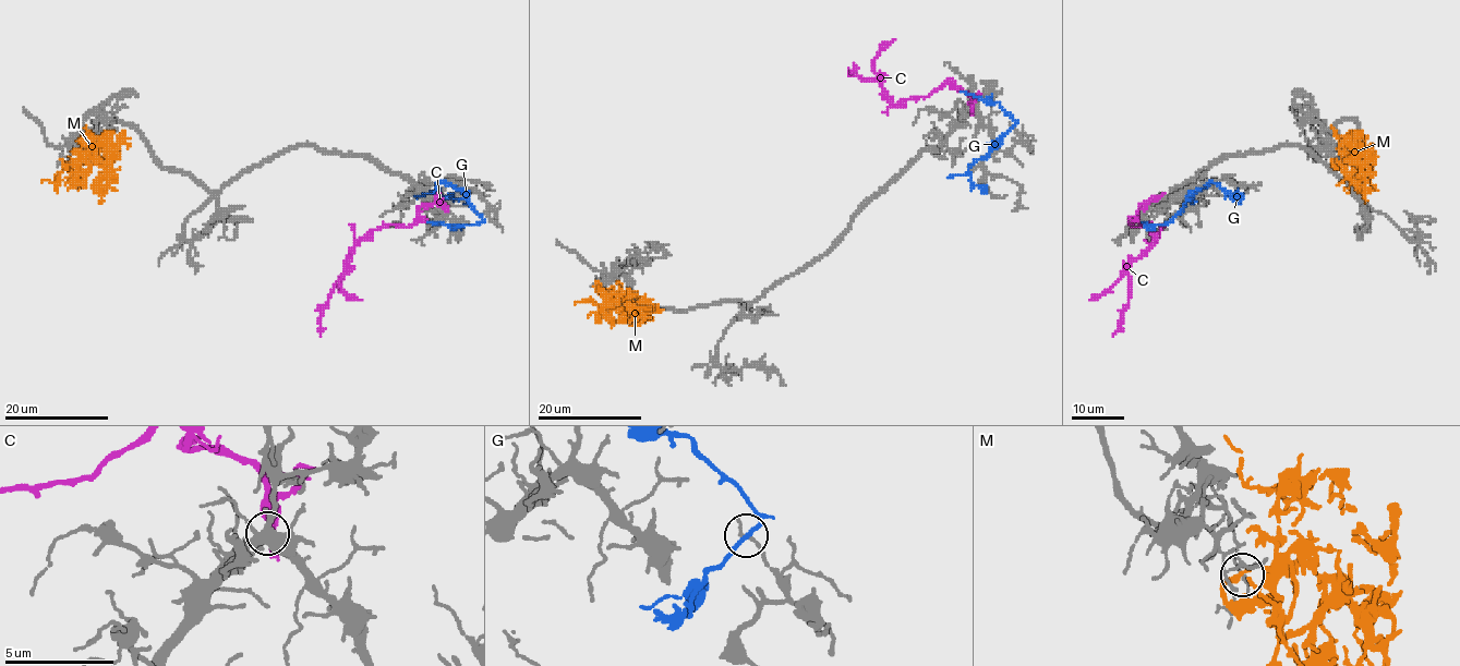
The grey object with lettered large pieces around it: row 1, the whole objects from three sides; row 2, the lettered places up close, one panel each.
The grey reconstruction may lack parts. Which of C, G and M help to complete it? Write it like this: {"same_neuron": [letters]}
{"same_neuron": []}

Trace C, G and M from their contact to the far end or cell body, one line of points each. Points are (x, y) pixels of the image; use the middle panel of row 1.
C: (969, 109), (967, 94), (952, 89), (946, 82), (927, 96), (894, 106), (880, 79), (859, 77), (853, 63)
G: (1012, 125), (990, 150), (968, 169), (969, 179), (984, 192), (987, 188)
M: (595, 286), (598, 281), (603, 293), (613, 293), (632, 306), (632, 315)

